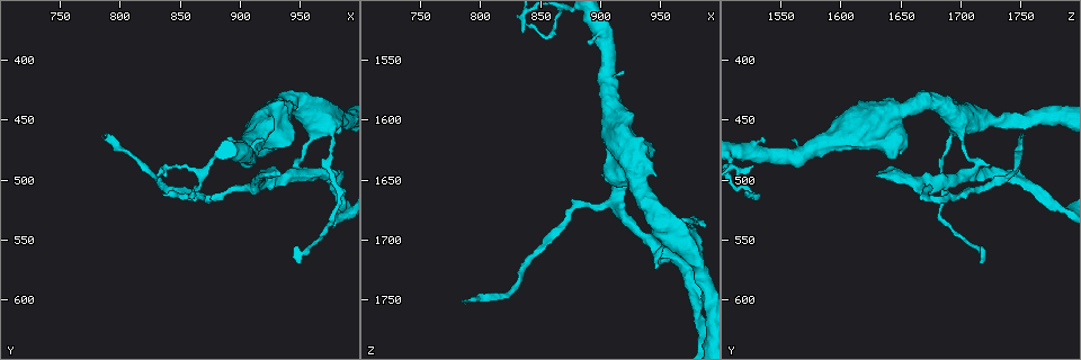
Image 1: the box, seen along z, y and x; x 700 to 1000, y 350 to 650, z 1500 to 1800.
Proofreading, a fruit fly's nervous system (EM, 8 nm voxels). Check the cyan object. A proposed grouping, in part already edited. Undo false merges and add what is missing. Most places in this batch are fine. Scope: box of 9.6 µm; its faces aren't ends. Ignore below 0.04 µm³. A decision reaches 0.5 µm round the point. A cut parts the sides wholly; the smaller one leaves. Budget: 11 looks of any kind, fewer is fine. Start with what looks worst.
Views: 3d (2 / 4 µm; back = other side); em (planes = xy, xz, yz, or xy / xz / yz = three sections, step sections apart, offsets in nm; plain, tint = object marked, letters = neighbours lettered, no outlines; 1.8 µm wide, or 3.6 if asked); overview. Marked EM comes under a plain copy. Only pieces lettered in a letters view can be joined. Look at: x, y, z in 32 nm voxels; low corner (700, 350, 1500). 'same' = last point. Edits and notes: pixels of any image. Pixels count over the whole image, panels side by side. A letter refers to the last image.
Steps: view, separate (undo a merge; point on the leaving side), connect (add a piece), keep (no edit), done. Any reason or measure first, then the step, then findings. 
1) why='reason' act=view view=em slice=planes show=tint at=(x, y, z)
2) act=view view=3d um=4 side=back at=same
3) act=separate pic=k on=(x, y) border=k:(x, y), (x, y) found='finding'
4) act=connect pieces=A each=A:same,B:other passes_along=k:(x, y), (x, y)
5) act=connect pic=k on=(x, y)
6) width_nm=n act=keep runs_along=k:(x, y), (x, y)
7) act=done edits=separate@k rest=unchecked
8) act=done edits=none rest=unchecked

why='sudden change in width' act=view view=3d um=4 at=(946, 488, 1716)

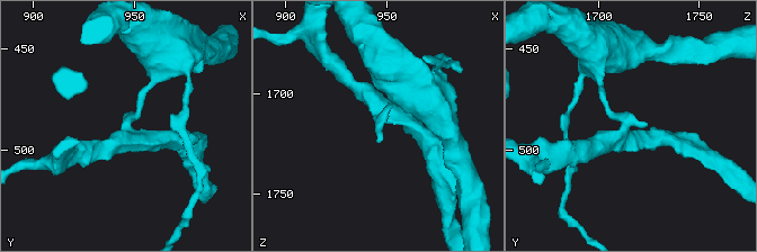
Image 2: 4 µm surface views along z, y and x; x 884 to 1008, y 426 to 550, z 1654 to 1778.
arms=3 why='need the tissue' act=view view=em slice=planes show=letters at=(947, 488, 1713)

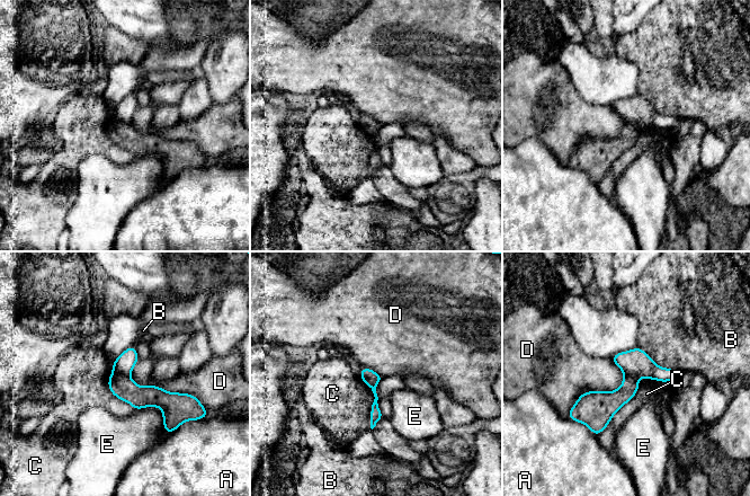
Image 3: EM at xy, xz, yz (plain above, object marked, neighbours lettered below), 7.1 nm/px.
width_nm=110 longest_contact=D:500nm act=separate pic=3 on=(122, 387) each=A:other,B:other,C:other,D:other,E:other found='two neurons meet here'

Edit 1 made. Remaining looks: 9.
why='an open end' act=view view=em slice=yz step=16 show=letters at=(946, 570, 1718)

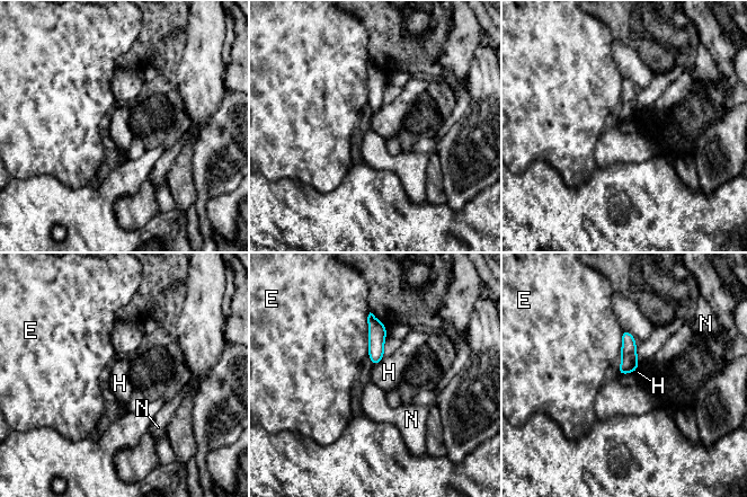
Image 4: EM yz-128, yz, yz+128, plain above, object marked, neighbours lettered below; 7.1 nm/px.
act=view view=em slice=planes show=letters at=same

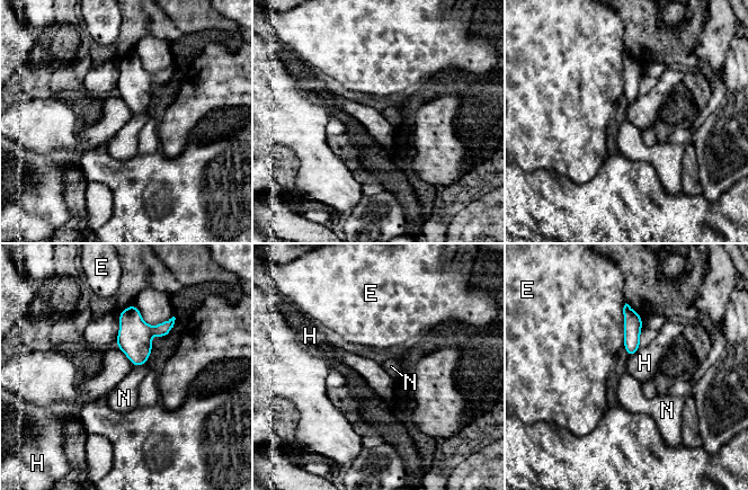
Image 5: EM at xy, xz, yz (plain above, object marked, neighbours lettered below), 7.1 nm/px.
width_nm=90 act=keep each=E:other,H:other,N:other runs_along=5:(626, 308), (631, 317), (630, 353) found='none of them fits'

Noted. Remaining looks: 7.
why='thin end' act=view view=em slice=planes show=letters at=(832, 490, 1526)

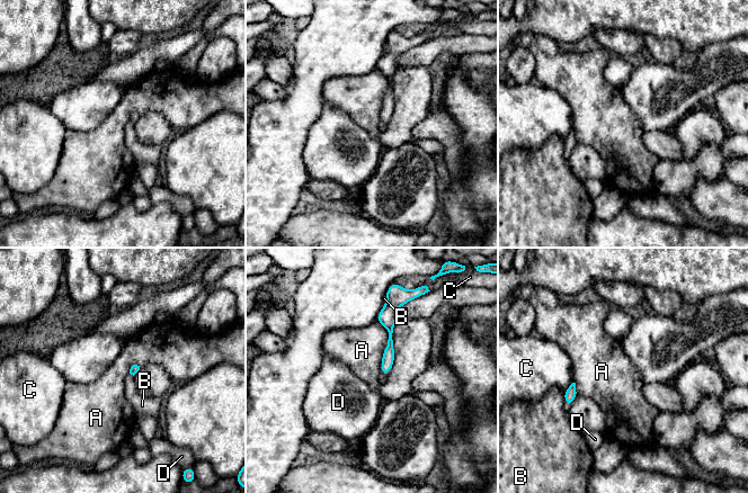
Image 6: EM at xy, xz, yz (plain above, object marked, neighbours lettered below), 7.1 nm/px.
act=keep each=A:other,B:other,C:other,D:other runs_along=6:(389, 308), (390, 344), (384, 370) found='no lettered piece goes on from it'

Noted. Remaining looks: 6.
act=done edits=separate@3 rest=unchecked

